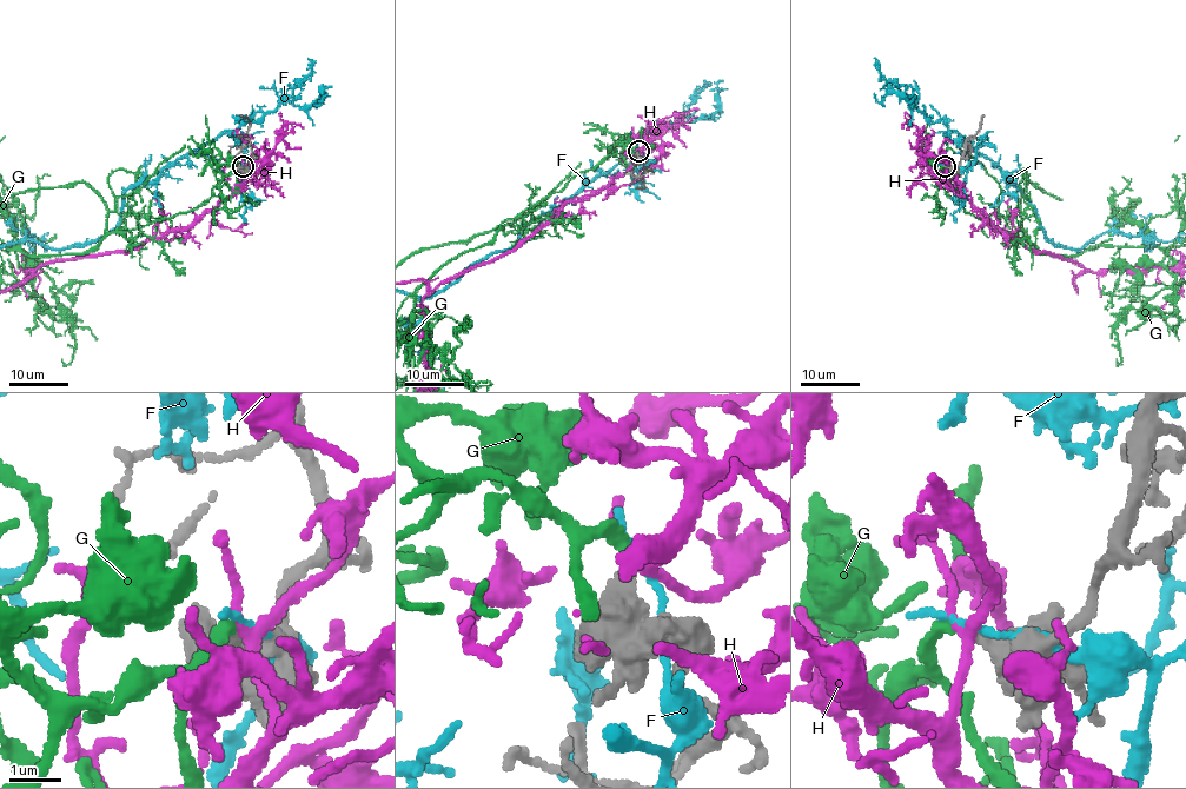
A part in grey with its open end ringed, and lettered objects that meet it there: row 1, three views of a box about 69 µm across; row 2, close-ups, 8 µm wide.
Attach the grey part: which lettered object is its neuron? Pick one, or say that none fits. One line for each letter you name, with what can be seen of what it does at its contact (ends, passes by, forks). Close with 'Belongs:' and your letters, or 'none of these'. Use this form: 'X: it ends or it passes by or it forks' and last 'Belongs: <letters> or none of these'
G: it ends
Belongs: G

